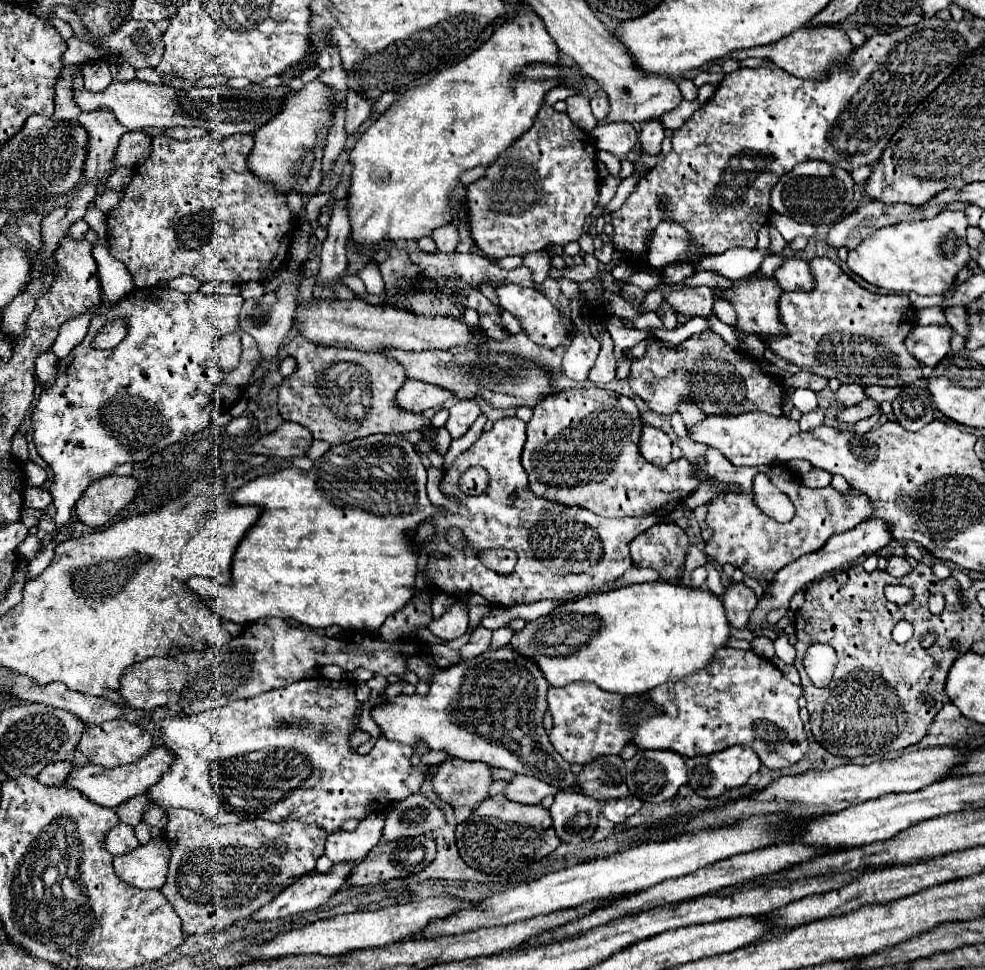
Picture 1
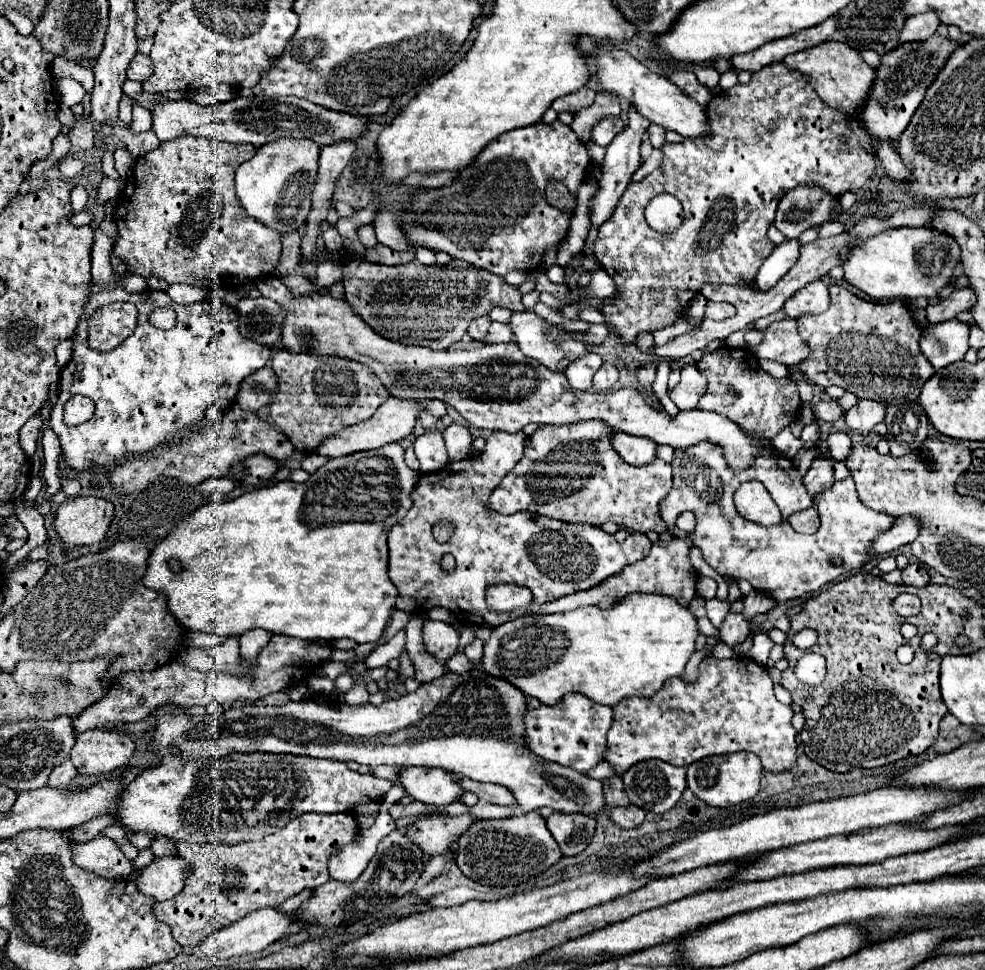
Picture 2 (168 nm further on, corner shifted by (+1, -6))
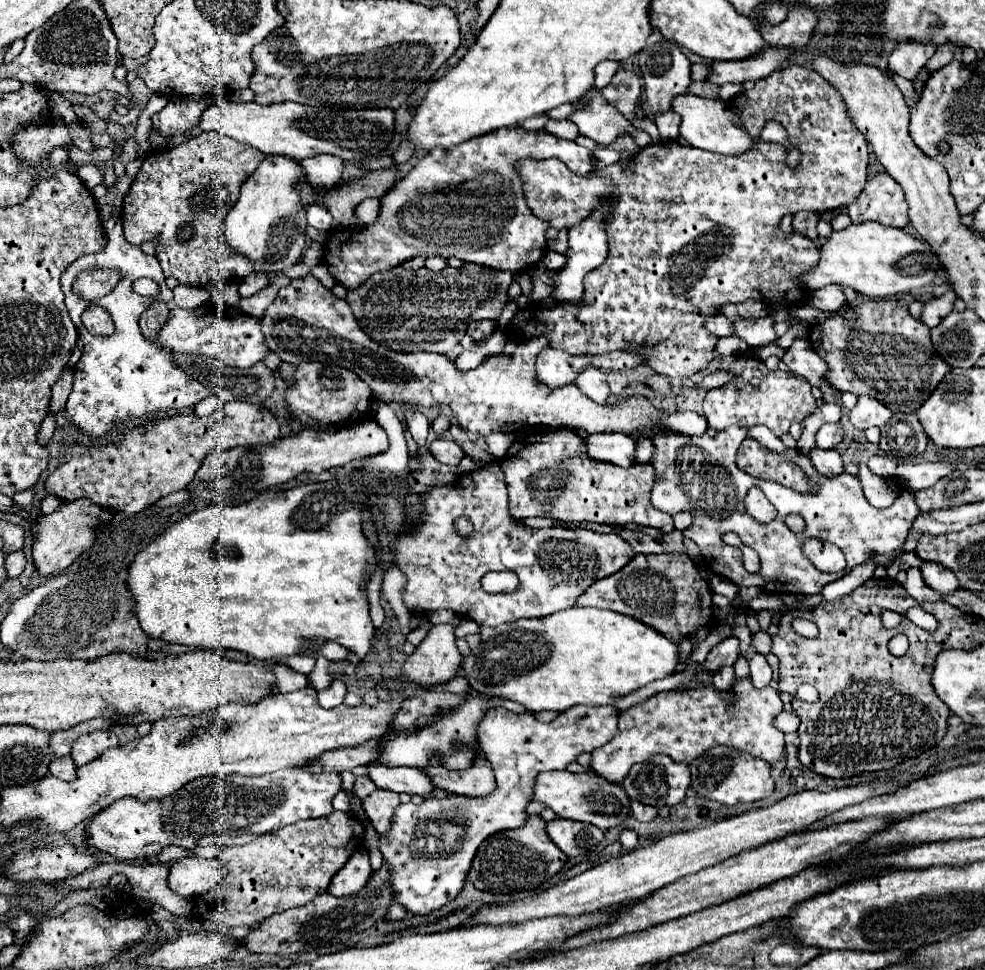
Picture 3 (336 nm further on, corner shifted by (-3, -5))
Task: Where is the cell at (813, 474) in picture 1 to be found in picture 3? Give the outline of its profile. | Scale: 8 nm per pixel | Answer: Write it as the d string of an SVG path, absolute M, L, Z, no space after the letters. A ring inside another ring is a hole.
M815 447L809 453L815 469L819 471L819 475L823 477L837 477L843 473L843 461L841 455L835 449L819 449Z

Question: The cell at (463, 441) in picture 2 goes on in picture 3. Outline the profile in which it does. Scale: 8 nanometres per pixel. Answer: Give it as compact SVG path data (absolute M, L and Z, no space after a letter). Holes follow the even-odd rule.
M435 439L429 445L429 449L433 457L445 465L459 465L459 461L465 457L463 449L455 441L449 441L449 439Z

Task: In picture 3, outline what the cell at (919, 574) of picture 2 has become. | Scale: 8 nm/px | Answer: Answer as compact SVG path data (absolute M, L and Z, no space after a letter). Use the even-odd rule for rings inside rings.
M923 563L919 569L921 569L921 575L923 575L925 583L929 583L931 589L937 591L937 593L947 595L947 593L951 593L959 587L955 575L951 571L947 571L945 567L939 567L935 563Z

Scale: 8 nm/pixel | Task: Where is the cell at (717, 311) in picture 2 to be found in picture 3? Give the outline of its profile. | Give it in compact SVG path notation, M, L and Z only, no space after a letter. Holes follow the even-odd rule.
M737 317L733 321L733 331L737 337L741 337L747 345L751 347L761 347L761 345L769 345L777 339L775 331L773 331L773 319L765 317L765 319L743 319Z

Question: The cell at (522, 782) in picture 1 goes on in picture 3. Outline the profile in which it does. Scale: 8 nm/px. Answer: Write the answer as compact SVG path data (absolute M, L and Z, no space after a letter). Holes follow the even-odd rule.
M485 757L475 759L475 767L467 771L449 771L439 767L439 763L431 763L431 767L425 767L425 771L431 775L435 785L455 795L487 797L491 791L495 791L495 775Z

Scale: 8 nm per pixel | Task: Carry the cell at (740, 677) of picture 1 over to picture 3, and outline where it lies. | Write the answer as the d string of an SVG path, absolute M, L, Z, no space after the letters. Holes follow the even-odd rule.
M735 677L731 683L731 689L727 689L727 691L719 691L715 687L689 689L689 691L679 691L679 689L661 691L619 713L619 729L617 729L615 737L607 745L593 751L591 767L595 773L605 777L607 781L621 783L635 763L643 763L657 753L669 755L677 763L691 763L693 759L703 755L707 749L717 747L717 745L755 755L759 759L765 759L769 765L773 765L773 763L785 759L785 733L775 727L775 717L781 711L783 711L783 701L777 695L777 691L769 685L763 689L757 689L753 685L751 677L745 677L745 679Z

